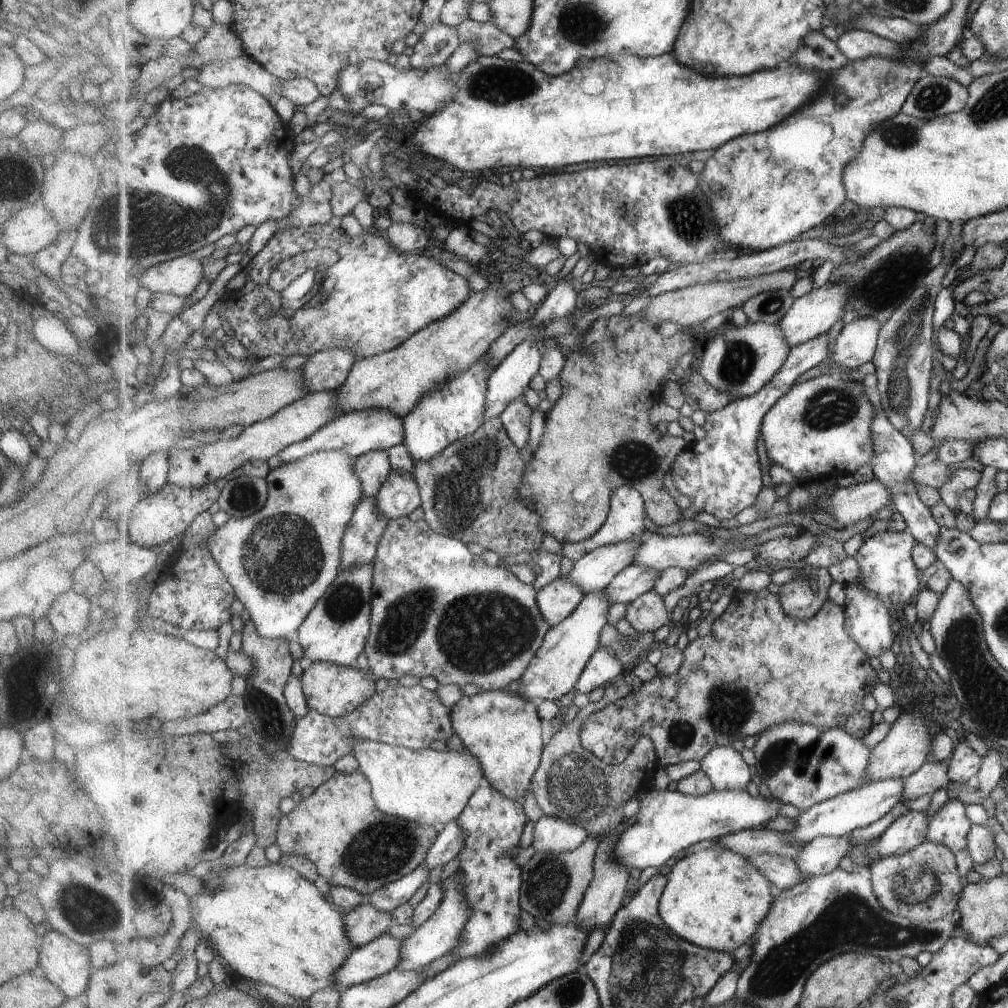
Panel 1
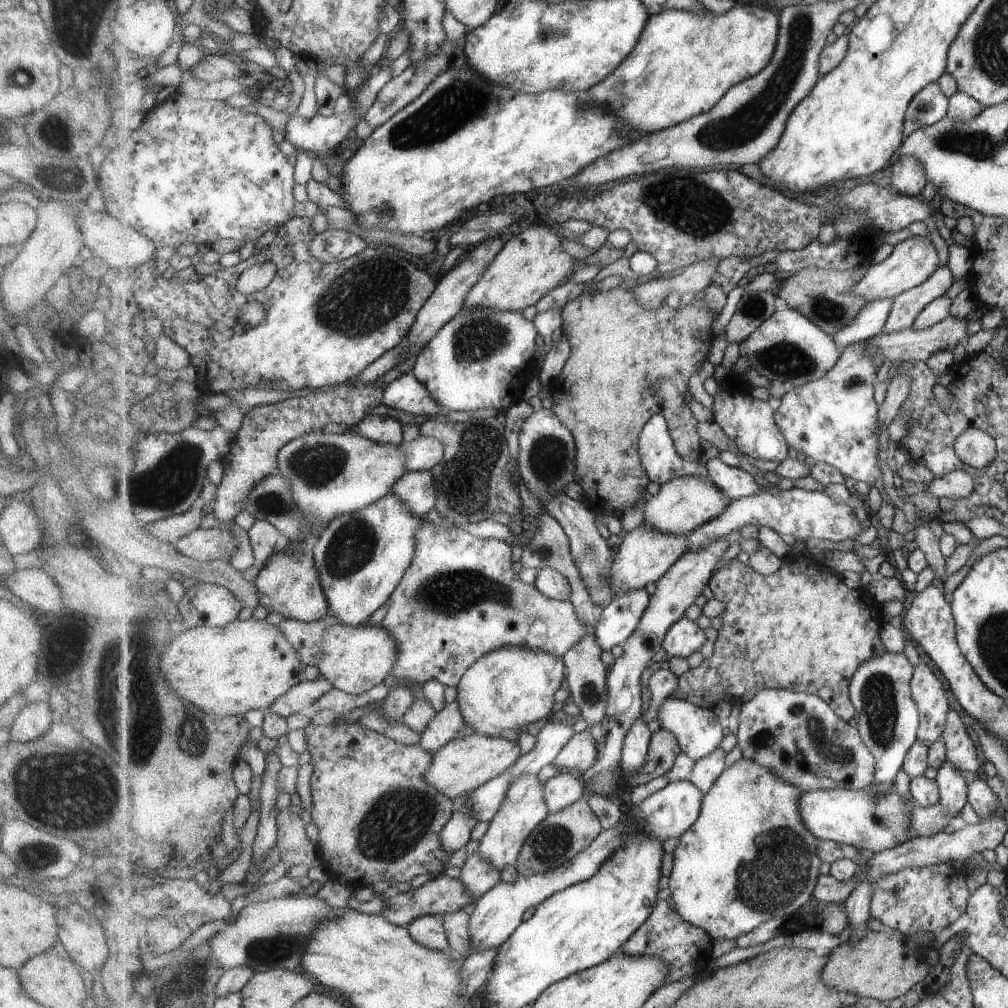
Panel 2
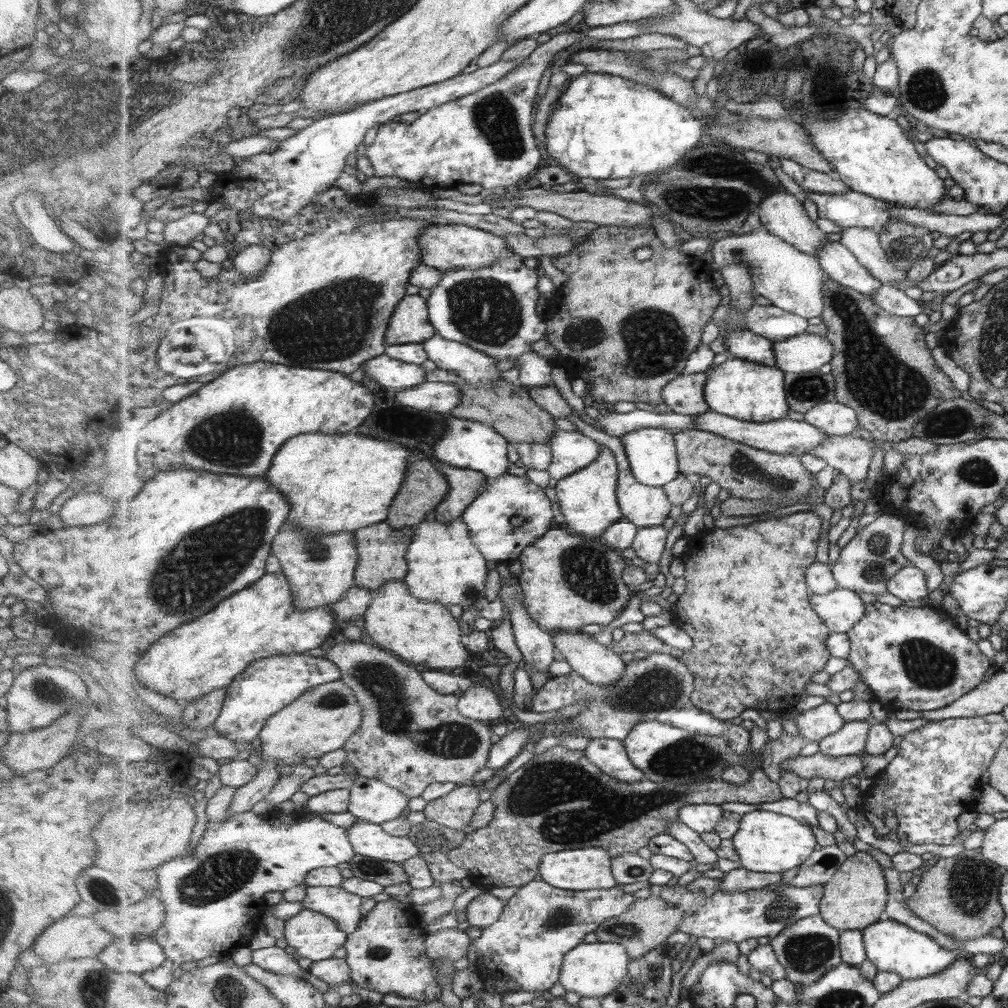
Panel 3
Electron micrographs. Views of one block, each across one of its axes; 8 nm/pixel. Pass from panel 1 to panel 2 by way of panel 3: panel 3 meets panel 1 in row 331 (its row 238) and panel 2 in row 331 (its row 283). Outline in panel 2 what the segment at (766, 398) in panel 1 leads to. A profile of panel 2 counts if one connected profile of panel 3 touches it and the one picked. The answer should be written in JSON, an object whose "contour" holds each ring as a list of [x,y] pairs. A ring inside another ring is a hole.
{"contour":[[[895,297],[869,301],[867,308],[863,308],[849,326],[845,326],[833,337],[841,352],[846,351],[845,346],[851,346],[855,342],[865,342],[874,336],[879,336],[887,324],[891,310],[893,310],[893,302],[895,302]]]}

